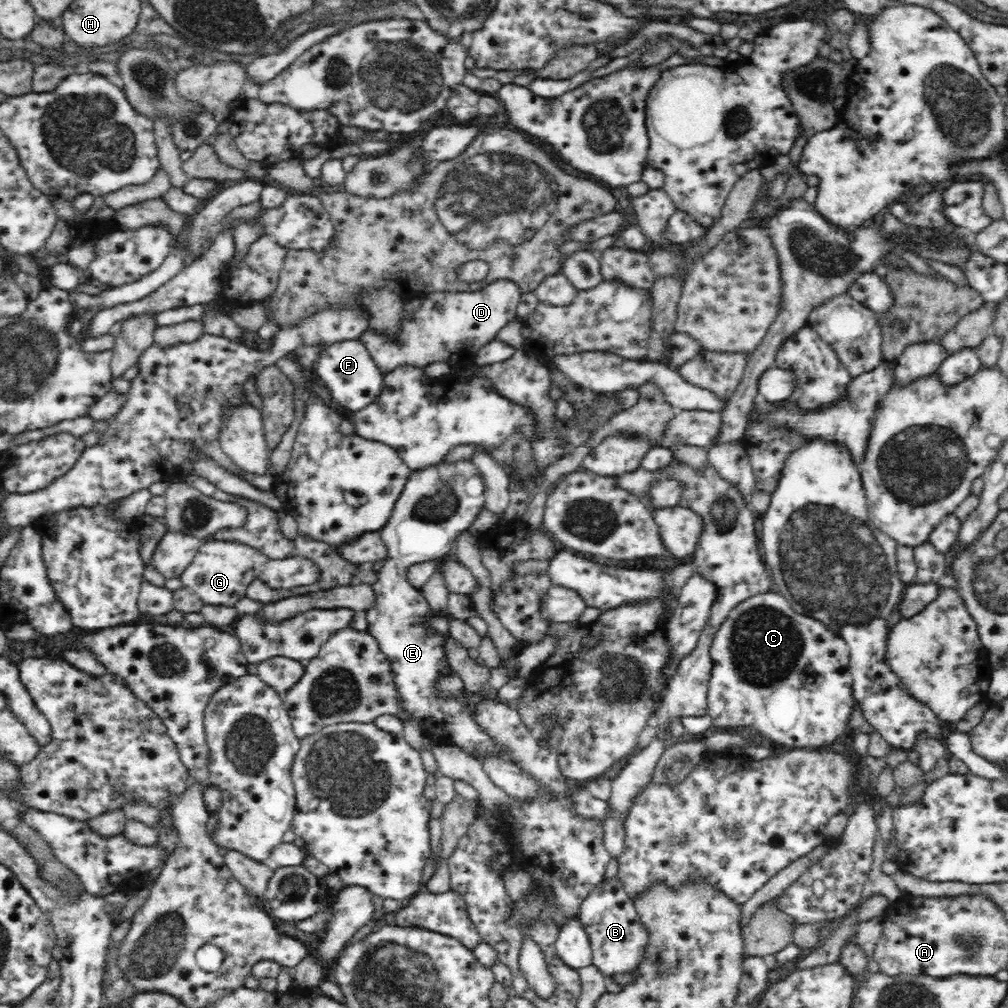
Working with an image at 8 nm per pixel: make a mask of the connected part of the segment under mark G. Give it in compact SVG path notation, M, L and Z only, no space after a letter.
M209 539L200 545L194 561L186 566L179 578L182 587L192 590L205 605L235 607L246 597L247 587L252 582L268 582L274 590L285 590L289 594L293 587L313 584L316 575L316 567L310 560L298 557L271 560L247 544Z

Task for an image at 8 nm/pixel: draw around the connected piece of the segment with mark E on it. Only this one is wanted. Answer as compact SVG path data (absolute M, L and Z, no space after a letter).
M443 457L434 465L411 470L386 526L380 530L388 557L377 573L377 582L371 585L375 606L366 611L367 633L374 637L390 661L403 714L420 726L432 744L454 744L482 762L486 758L516 762L512 760L512 749L502 745L476 719L476 708L480 704L468 704L465 688L455 697L439 697L436 682L449 666L444 655L447 638L437 636L433 628L425 627L425 621L433 616L431 608L421 592L407 584L410 566L451 556L458 536L474 524L475 517L485 508L484 479L472 458Z

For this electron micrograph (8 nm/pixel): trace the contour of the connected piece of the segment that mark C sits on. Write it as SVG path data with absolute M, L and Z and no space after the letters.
M776 592L759 593L756 596L749 597L748 600L744 600L744 602L735 604L726 620L722 622L722 625L716 630L715 636L711 639L709 653L711 675L707 685L707 714L711 716L713 725L716 727L734 726L736 728L736 726L750 726L750 728L758 730L758 734L762 734L764 738L794 748L832 744L846 730L846 725L848 725L848 720L853 712L853 682L851 672L848 670L849 651L846 641L828 630L828 627L822 622L808 618L808 616L800 616L798 612L794 612L790 608L790 604L780 594L776 594Z

